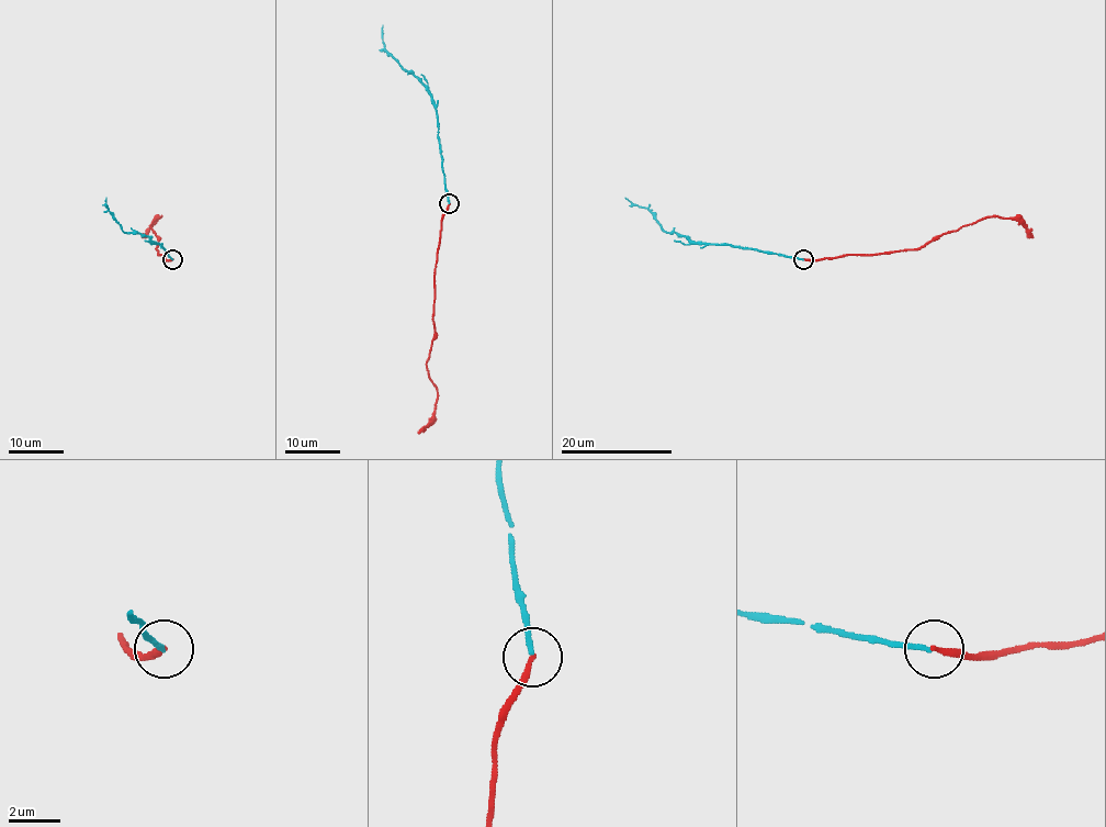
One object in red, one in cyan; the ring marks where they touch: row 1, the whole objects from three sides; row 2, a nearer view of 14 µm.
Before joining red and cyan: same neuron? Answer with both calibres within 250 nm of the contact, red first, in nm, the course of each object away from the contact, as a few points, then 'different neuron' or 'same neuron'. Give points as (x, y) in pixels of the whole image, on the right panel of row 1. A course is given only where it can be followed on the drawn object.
240 nm thick on the red side, 180 nm on the other; red runs (804, 258), (921, 249), (948, 232), (990, 215), (1015, 219), (1033, 237); cyan runs (803, 258), (730, 245), (693, 243), (686, 236), (663, 230), (649, 210), (633, 205), (625, 198); different neuron

